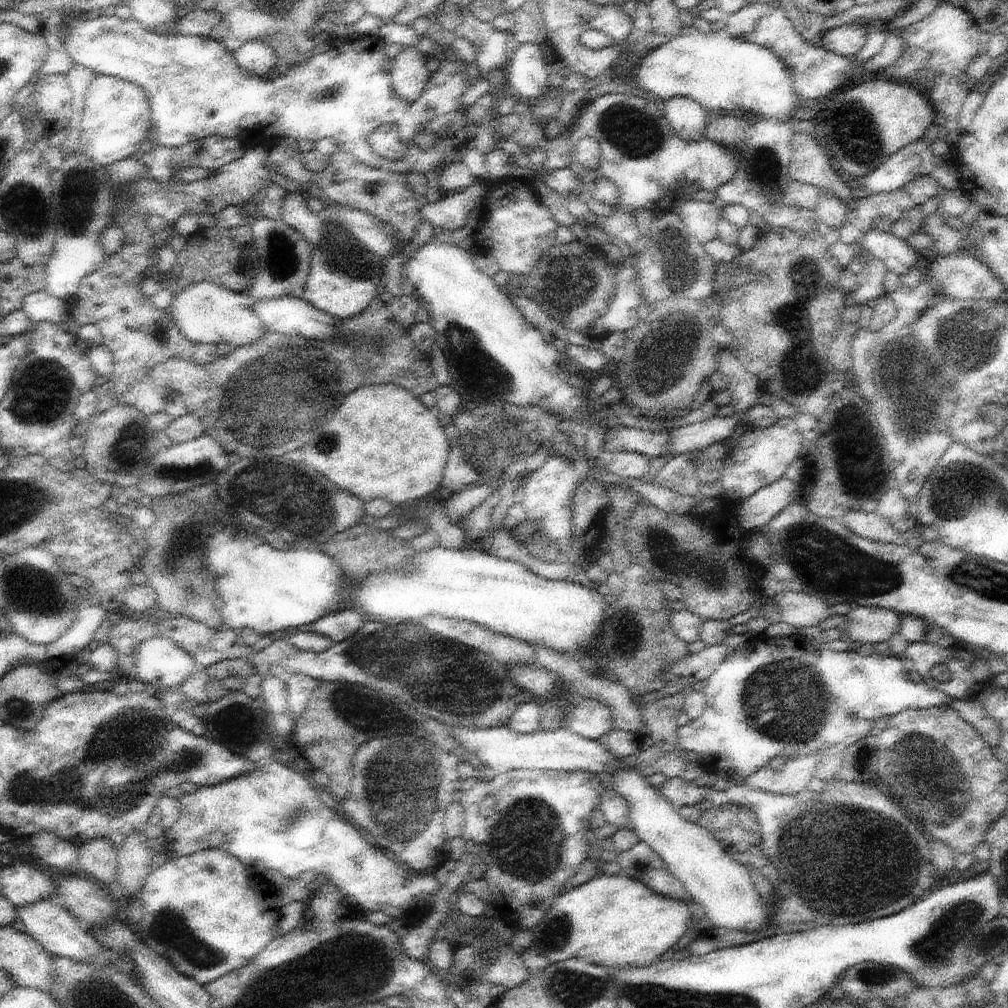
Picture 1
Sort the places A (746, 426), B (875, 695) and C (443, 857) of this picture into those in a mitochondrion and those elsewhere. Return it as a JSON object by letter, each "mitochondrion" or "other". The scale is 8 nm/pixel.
{"A":"other","B":"other","C":"other"}

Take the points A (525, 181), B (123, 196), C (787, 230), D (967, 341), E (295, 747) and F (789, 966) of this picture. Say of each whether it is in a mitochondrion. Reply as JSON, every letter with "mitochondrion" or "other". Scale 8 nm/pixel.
{"A":"other","B":"mitochondrion","C":"other","D":"mitochondrion","E":"other","F":"other"}

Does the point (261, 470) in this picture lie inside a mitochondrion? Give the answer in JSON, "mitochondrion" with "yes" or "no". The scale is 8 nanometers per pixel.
{"mitochondrion":"yes"}

